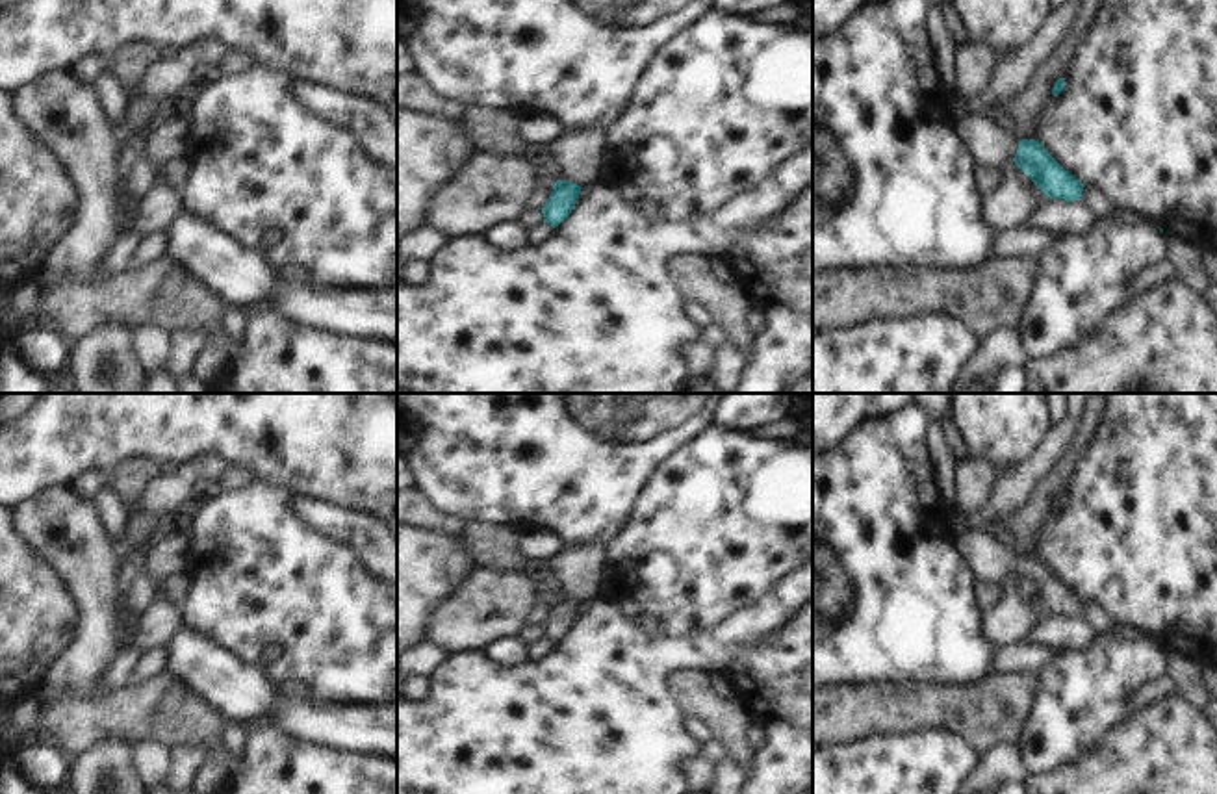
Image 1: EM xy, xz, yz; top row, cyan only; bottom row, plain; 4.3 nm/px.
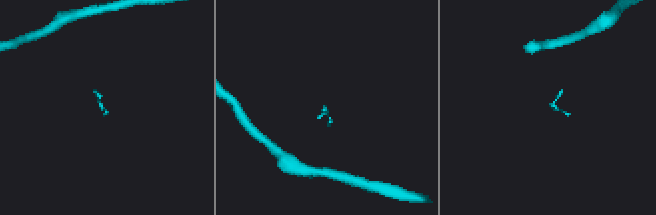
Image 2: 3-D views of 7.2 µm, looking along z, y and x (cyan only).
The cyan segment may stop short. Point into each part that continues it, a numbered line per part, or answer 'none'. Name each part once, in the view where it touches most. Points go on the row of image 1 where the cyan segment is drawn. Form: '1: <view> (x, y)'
1: yz (991, 143).

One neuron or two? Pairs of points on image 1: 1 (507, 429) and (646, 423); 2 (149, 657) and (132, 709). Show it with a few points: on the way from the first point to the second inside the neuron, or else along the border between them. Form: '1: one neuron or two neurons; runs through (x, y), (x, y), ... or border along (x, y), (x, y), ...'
1: one neuron; runs through (544, 427), (592, 427), (609, 425), (618, 420)
2: two neurons; border along (164, 670), (130, 683)

